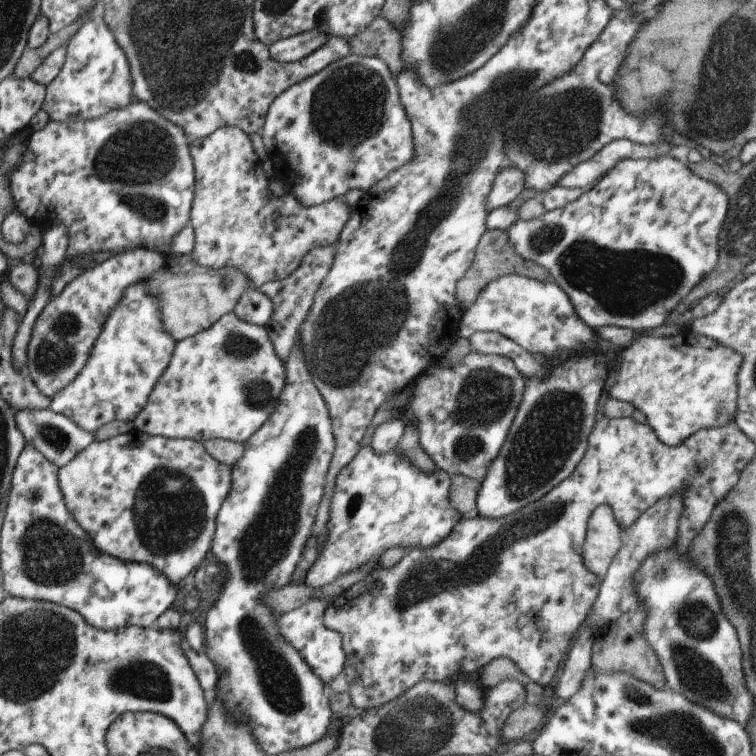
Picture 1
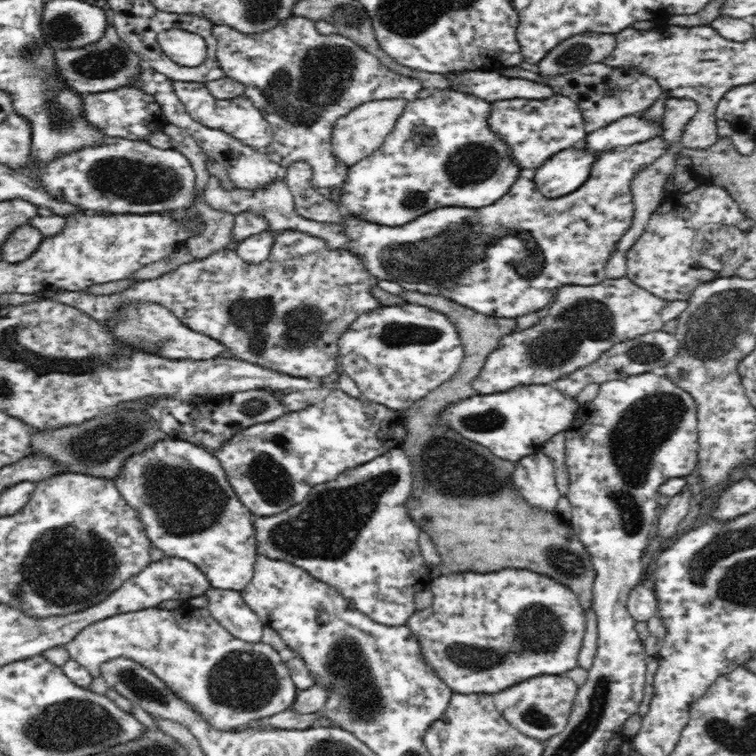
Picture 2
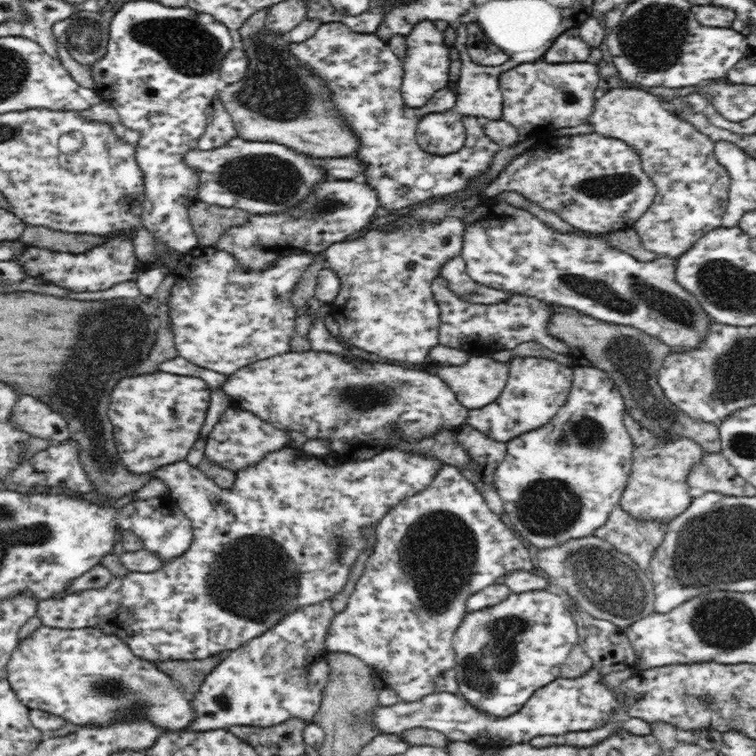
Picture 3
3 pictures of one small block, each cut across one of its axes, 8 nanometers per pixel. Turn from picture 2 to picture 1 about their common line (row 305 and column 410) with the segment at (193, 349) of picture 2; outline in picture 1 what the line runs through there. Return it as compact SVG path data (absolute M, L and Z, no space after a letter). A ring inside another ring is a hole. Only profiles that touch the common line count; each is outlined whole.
M345 55L317 74L289 86L268 106L259 134L267 158L277 156L277 166L283 168L279 178L284 190L301 206L342 198L349 190L367 192L395 168L405 166L413 158L411 126L400 102L396 80L387 64L377 57Z

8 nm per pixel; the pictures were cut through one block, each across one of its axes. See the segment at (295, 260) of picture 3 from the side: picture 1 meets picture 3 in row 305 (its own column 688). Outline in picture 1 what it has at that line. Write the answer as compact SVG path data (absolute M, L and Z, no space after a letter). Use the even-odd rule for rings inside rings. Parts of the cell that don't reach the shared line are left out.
M659 156L653 158L645 158L645 160L629 160L611 167L589 190L582 191L579 198L575 198L571 202L554 208L549 212L544 212L537 218L531 220L520 220L513 222L507 228L507 240L511 244L511 248L515 250L515 254L519 255L523 260L533 261L536 265L541 266L549 273L549 280L555 282L561 290L565 291L575 316L589 326L589 328L599 328L608 326L621 326L621 328L629 328L633 332L641 332L641 330L657 329L665 322L668 315L681 306L684 298L695 288L695 285L711 270L718 261L717 237L719 230L722 229L723 220L727 214L727 206L729 206L727 194L723 192L720 185L711 181L703 180L693 174L685 165L674 159L673 157Z

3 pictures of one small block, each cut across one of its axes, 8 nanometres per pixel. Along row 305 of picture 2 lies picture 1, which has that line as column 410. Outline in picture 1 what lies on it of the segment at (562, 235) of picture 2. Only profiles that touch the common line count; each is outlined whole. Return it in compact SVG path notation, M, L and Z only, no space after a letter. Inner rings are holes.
M371 445L360 448L335 474L323 548L303 574L303 584L310 588L329 584L393 546L429 548L447 538L461 520L447 500L449 476L439 468L433 474L425 474L393 451L373 454Z

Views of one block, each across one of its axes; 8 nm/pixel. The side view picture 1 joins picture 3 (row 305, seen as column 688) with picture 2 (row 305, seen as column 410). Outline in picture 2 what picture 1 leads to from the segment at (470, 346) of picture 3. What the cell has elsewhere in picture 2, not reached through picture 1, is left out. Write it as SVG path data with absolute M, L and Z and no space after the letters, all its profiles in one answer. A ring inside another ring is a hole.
M627 276L622 278L607 278L601 283L586 286L566 284L557 289L548 312L530 328L512 332L503 336L498 346L488 354L484 366L478 376L472 380L472 389L477 394L494 394L504 392L522 384L548 384L574 372L576 368L588 366L590 362L598 360L598 356L608 350L610 346L624 340L642 336L646 332L660 331L669 320L677 319L686 308L686 301L664 300L654 296L651 292L640 288Z

